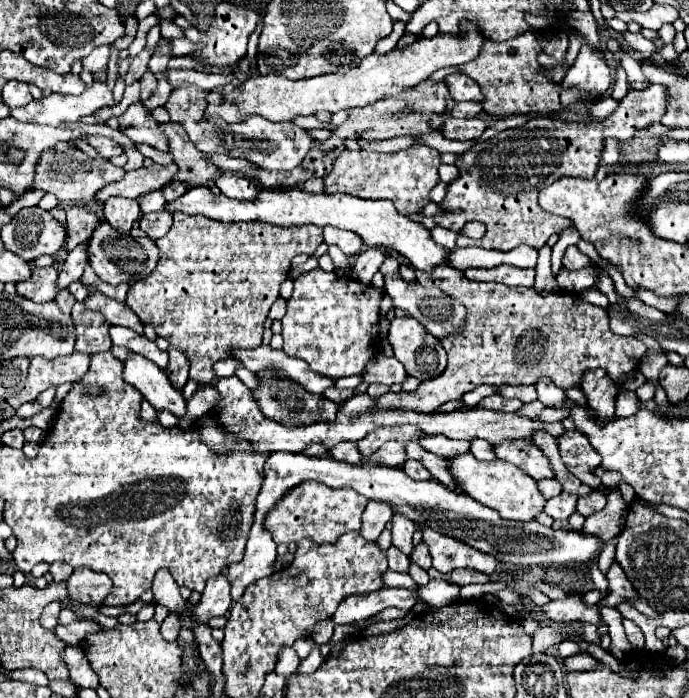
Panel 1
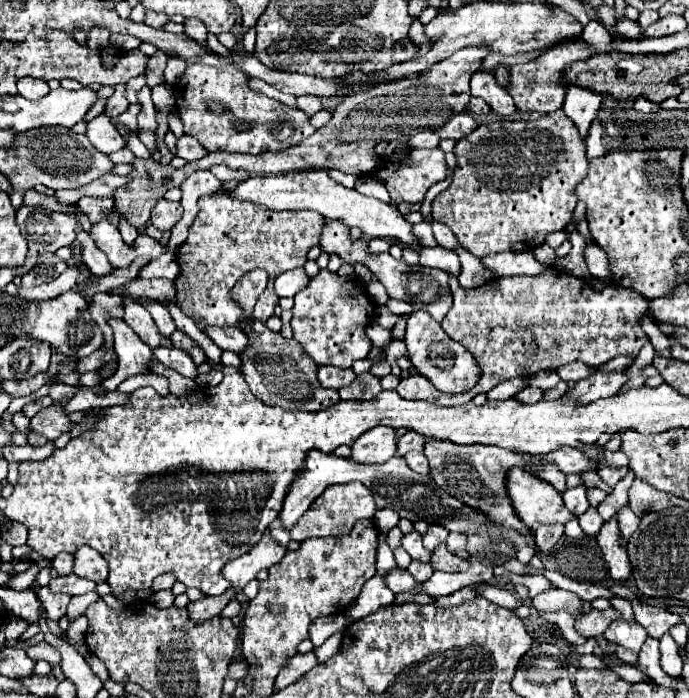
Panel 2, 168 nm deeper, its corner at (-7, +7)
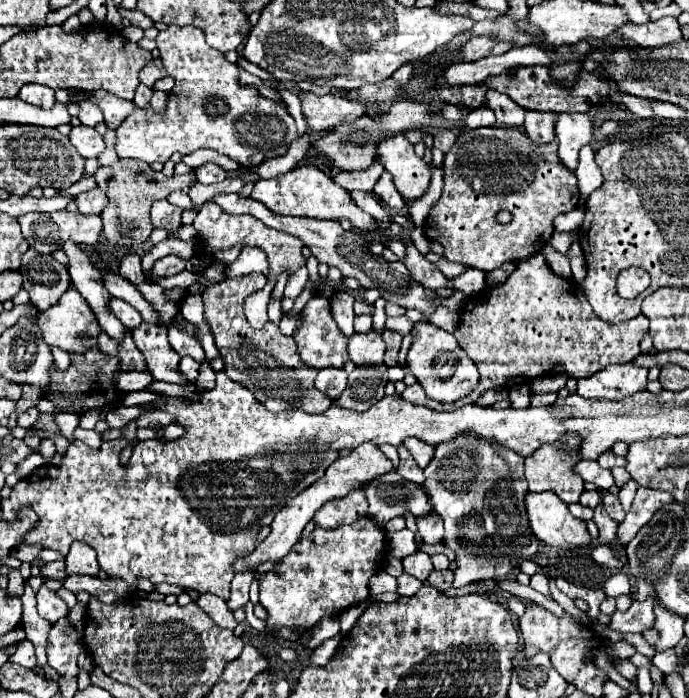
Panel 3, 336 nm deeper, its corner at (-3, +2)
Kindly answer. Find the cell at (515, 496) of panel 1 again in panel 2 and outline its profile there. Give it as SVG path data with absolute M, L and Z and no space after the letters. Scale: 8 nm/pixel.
M525 469L509 471L507 493L513 499L513 507L517 515L527 527L535 527L539 523L565 525L567 521L573 519L559 491Z

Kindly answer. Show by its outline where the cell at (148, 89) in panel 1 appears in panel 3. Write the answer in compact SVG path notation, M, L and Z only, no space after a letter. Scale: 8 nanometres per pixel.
M149 62L149 64L141 70L141 74L139 74L141 82L143 82L145 86L149 86L149 88L151 88L159 78L163 78L163 76L167 76L165 68L163 68L163 66L157 66L155 62Z

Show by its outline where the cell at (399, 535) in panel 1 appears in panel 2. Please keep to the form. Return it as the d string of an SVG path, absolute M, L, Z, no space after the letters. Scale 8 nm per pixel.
M411 531L403 537L403 549L411 555L411 559L415 561L423 561L423 563L429 563L431 559L431 553L427 553L427 549L423 547L421 543L421 535L417 531Z

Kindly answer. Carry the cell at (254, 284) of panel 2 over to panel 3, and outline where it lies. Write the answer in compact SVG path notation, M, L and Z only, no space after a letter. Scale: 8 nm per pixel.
M253 272L239 278L225 278L213 286L207 286L207 290L203 292L205 320L211 328L211 334L215 336L215 344L225 362L223 370L233 382L239 382L245 388L249 388L269 412L283 412L283 410L303 410L309 414L325 412L333 402L325 394L319 394L319 390L315 390L313 382L317 370L301 362L295 340L283 336L279 326L275 324L267 324L263 326L263 330L255 330L245 318L243 312L245 298L261 290L263 286L265 276Z

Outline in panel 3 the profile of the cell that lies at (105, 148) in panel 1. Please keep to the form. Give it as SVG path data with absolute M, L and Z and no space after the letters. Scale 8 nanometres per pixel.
M73 126L71 134L71 144L79 150L79 154L83 158L97 158L103 150L105 150L105 142L103 142L103 136L91 128L91 126Z

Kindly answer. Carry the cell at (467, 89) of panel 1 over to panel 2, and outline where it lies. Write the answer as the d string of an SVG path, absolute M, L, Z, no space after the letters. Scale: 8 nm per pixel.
M479 71L479 73L473 73L471 77L471 95L475 97L481 97L489 103L489 107L507 117L507 115L513 115L517 109L511 101L511 95L495 81L495 77L491 73L485 73L485 71Z

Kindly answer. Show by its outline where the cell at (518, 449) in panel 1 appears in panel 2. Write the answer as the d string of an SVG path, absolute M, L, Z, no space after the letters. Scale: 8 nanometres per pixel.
M561 447L551 453L547 453L551 461L559 465L563 473L585 473L585 471L597 471L597 461L591 461L585 453L571 449L571 447Z

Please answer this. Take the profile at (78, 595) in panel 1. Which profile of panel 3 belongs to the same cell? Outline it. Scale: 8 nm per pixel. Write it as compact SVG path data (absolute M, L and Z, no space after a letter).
M73 542L71 550L65 558L67 564L67 574L89 574L97 576L99 564L97 564L97 554L91 546L83 542Z

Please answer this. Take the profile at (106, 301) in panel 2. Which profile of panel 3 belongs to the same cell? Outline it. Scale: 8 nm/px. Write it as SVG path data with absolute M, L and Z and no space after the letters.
M111 298L109 308L129 330L133 330L135 326L139 326L141 314L133 306L127 306L127 302L119 302L119 298Z

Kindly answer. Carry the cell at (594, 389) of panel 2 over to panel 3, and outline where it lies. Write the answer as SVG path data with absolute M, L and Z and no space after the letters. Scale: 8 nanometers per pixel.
M615 364L577 380L577 392L591 400L625 400L647 388L647 368Z

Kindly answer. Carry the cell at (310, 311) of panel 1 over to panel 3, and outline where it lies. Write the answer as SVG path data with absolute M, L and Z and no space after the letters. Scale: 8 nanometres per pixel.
M315 294L305 304L305 308L301 310L301 314L299 314L299 328L295 330L293 338L297 342L299 356L301 356L301 360L307 366L313 366L313 368L329 368L329 366L343 368L343 364L349 360L349 352L347 352L347 340L349 338L339 330L337 322L333 320L331 300L321 296L321 294Z

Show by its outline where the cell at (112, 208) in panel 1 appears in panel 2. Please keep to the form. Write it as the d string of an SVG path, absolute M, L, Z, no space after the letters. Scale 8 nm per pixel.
M119 221L119 231L121 231L121 235L123 235L123 241L127 241L127 245L133 245L135 243L135 239L137 239L137 231L135 231L135 227L131 227L127 221Z

